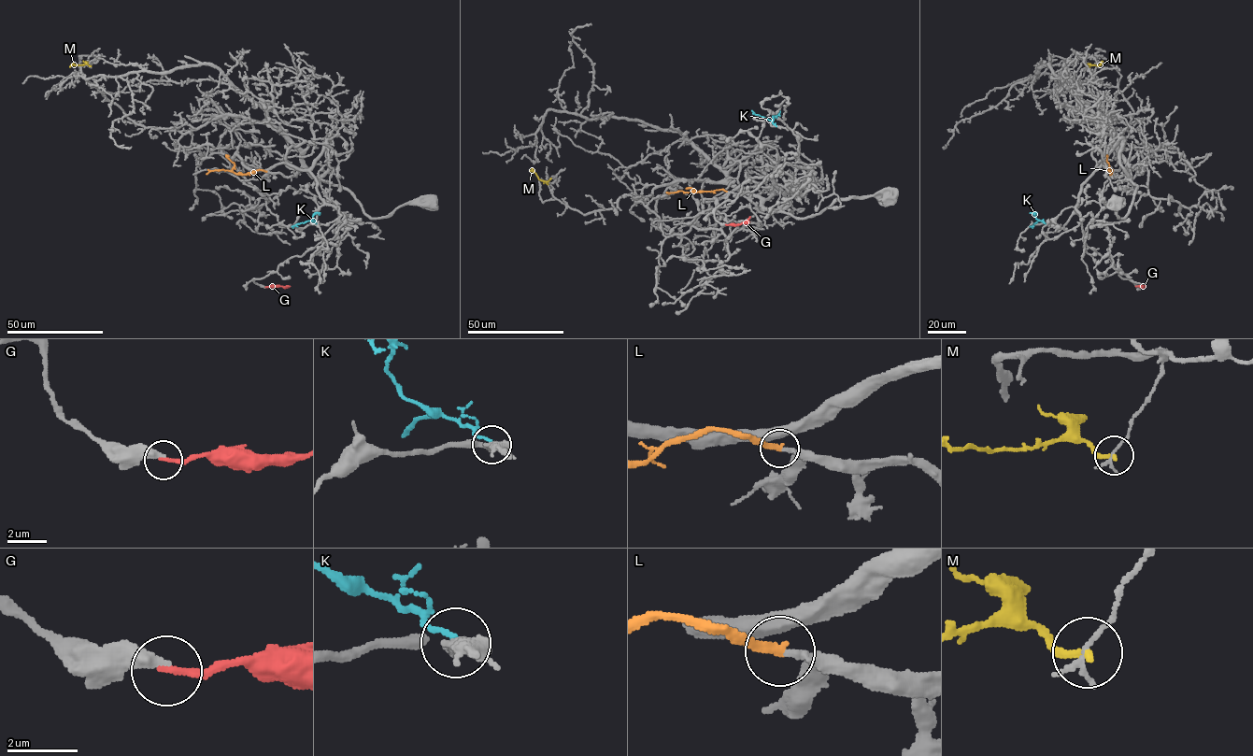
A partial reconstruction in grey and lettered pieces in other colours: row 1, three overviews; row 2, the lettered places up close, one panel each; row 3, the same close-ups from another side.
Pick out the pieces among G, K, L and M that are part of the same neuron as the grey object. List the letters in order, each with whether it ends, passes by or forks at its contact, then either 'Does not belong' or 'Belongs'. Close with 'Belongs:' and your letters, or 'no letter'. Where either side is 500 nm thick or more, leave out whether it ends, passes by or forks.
G: It ends there. Belongs
K: It ends there. Does not belong
L: It ends there. Belongs
M: It ends there. Does not belong
Belongs: G, L

